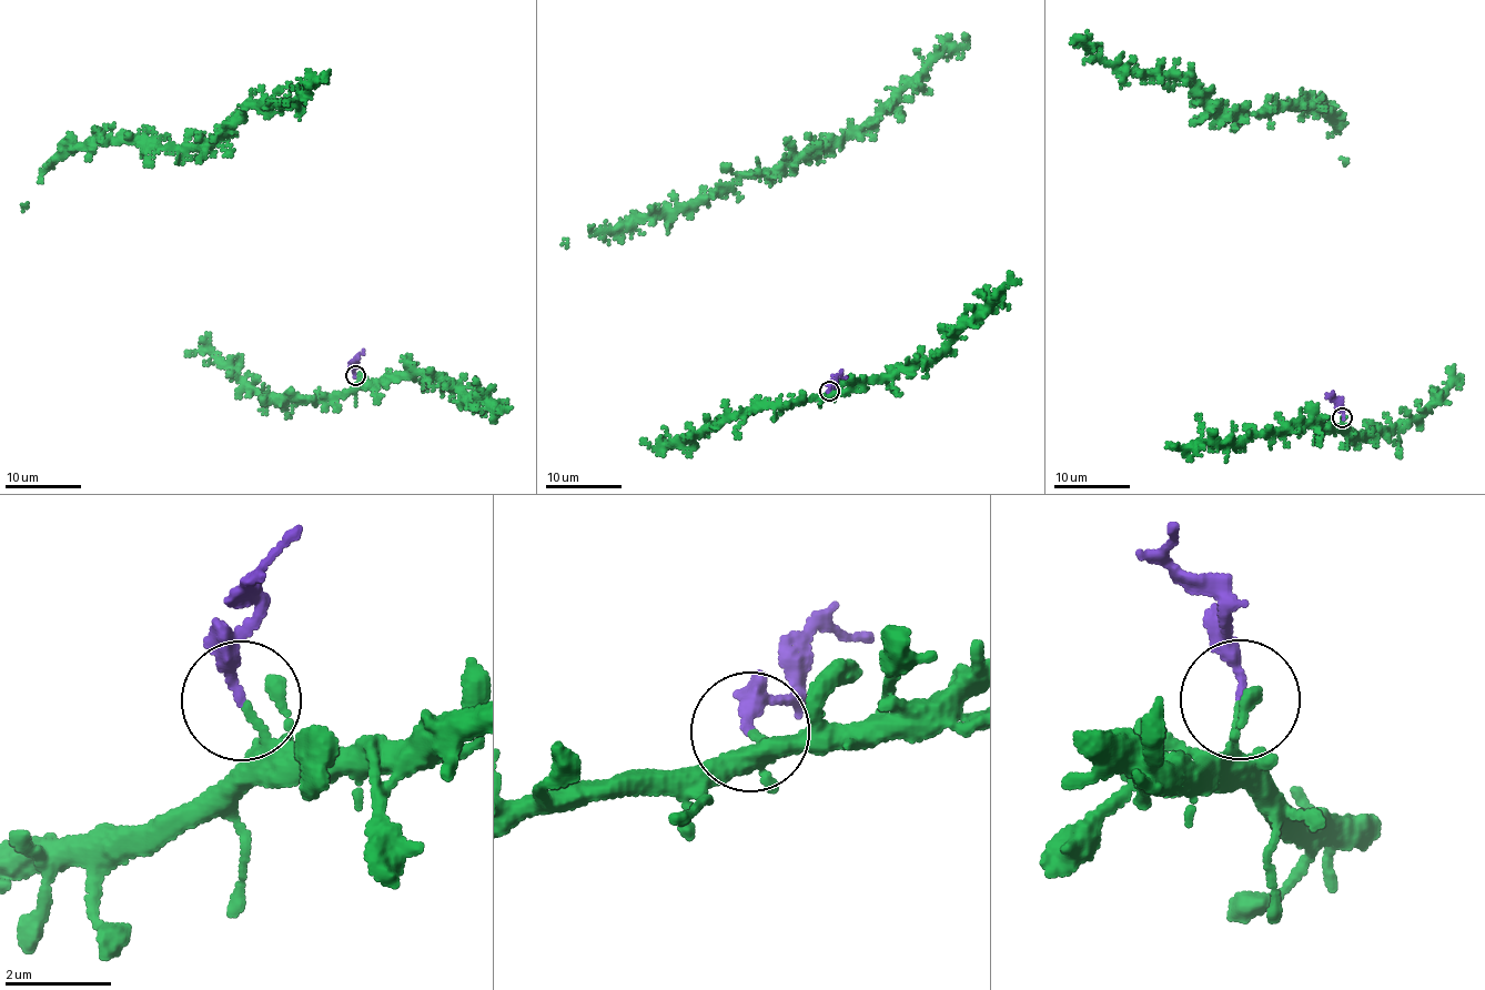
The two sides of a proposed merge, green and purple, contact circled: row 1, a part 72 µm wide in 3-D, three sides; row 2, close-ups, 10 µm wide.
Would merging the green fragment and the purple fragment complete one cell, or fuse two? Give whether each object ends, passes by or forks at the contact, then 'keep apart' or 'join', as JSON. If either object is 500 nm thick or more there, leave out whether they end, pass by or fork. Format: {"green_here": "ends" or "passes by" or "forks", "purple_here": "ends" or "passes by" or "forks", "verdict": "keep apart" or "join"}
{"green_here": "ends", "purple_here": "ends", "verdict": "keep apart"}

